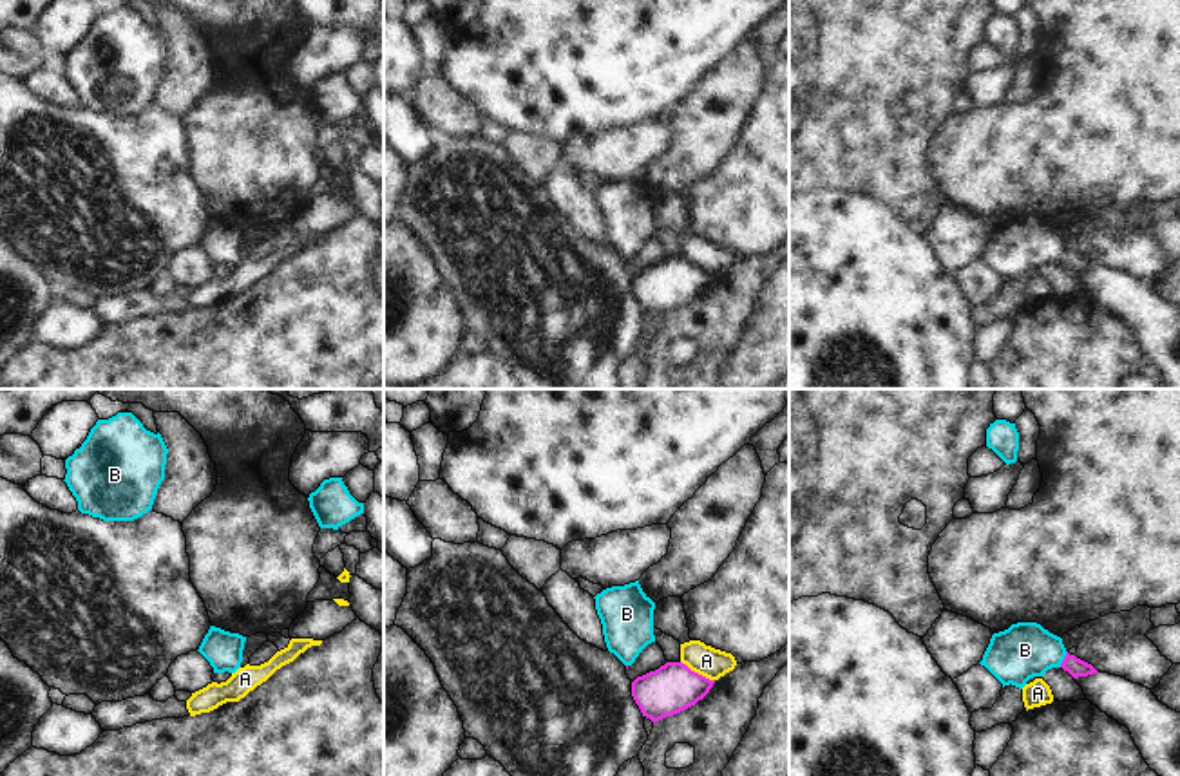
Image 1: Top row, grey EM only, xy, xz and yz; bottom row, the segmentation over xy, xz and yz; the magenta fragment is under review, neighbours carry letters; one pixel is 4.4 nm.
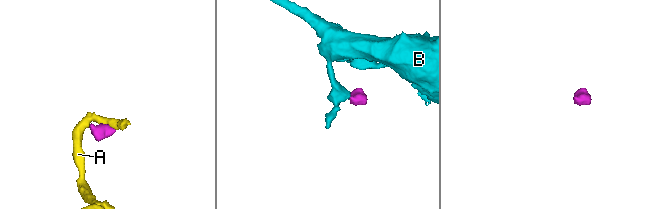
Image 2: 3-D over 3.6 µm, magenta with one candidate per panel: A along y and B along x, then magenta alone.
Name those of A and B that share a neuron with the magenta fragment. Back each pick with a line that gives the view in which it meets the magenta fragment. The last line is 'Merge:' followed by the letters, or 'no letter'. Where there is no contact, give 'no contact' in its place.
B: yz
Merge: B

